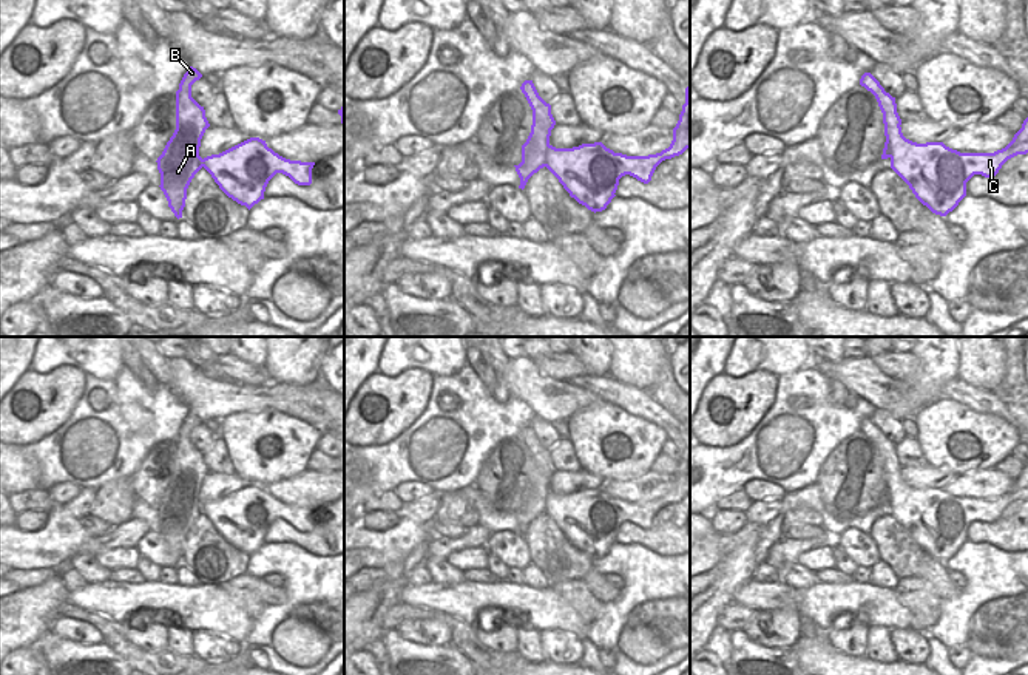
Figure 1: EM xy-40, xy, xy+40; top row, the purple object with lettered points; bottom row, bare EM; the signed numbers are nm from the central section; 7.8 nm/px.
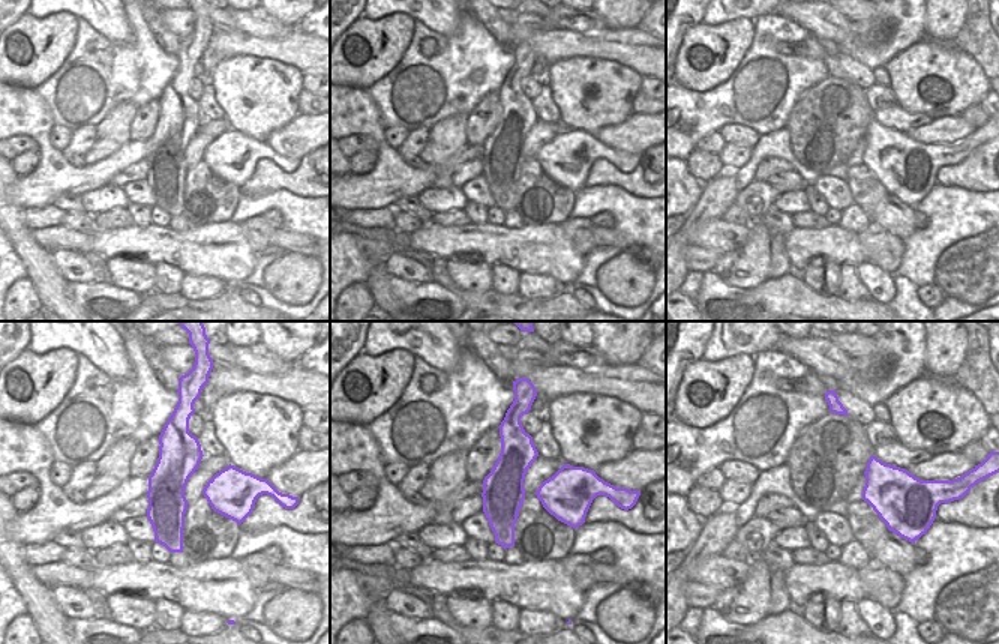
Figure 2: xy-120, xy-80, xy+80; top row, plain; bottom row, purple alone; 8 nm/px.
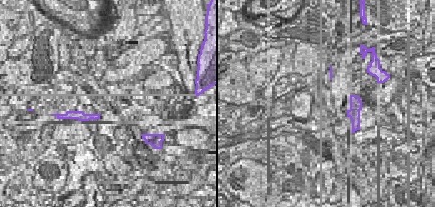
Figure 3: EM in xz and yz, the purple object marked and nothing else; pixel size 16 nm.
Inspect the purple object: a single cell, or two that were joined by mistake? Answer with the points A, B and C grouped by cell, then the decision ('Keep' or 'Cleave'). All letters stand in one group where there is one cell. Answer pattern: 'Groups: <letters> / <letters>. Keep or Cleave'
Groups: A B / C. Cleave

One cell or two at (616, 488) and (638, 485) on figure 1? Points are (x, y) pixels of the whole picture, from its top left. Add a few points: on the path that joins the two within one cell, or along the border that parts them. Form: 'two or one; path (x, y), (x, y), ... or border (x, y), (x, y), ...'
one; path (621, 488), (633, 488)

